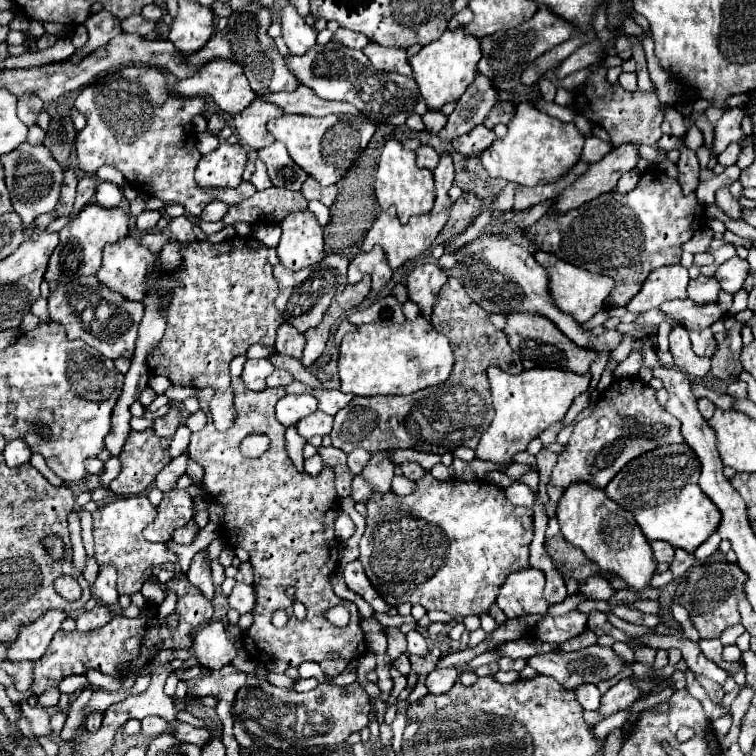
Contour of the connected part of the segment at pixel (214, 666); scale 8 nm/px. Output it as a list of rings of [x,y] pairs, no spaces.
[[[210,621],[194,637],[192,649],[161,650],[154,665],[163,666],[174,659],[196,657],[208,671],[220,671],[236,657],[236,647],[226,635],[226,621]]]

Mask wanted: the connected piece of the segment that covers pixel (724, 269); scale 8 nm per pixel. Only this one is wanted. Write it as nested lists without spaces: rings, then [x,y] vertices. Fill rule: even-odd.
[[[734,255],[732,259],[724,261],[724,263],[716,269],[716,279],[720,281],[720,287],[722,287],[724,291],[736,293],[736,291],[742,287],[742,283],[744,283],[748,271],[750,271],[748,261],[746,261],[746,259],[740,259],[738,255]]]

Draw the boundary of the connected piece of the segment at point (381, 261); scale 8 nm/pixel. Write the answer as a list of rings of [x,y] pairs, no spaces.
[[[374,247],[368,253],[358,253],[352,259],[352,263],[348,267],[348,283],[356,285],[358,281],[362,281],[364,275],[372,277],[372,289],[376,293],[380,293],[392,279],[392,269],[380,247]]]

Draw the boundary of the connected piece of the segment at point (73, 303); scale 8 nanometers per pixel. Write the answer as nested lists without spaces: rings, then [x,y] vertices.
[[[78,277],[68,283],[58,283],[48,297],[48,313],[52,321],[66,327],[70,339],[84,341],[86,345],[98,349],[104,357],[134,357],[138,325],[142,321],[144,305],[126,301],[120,293],[114,293],[102,283],[98,283],[96,277]]]

